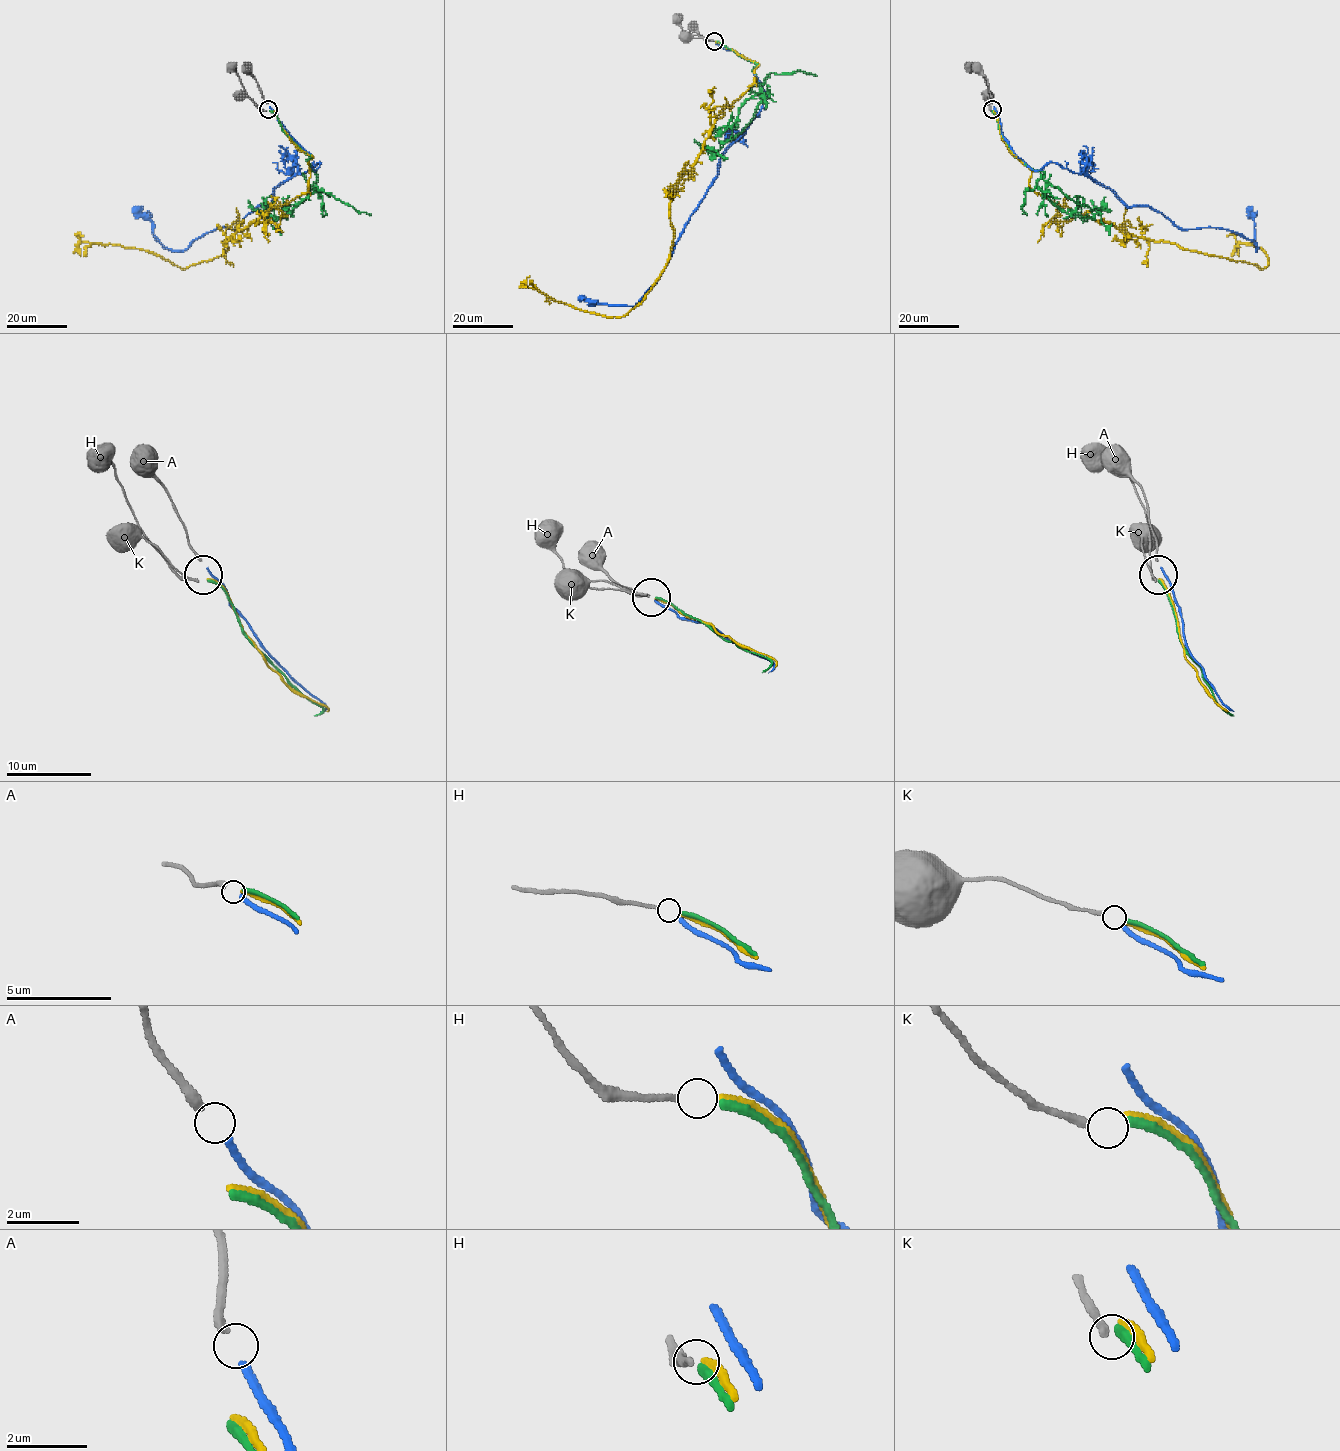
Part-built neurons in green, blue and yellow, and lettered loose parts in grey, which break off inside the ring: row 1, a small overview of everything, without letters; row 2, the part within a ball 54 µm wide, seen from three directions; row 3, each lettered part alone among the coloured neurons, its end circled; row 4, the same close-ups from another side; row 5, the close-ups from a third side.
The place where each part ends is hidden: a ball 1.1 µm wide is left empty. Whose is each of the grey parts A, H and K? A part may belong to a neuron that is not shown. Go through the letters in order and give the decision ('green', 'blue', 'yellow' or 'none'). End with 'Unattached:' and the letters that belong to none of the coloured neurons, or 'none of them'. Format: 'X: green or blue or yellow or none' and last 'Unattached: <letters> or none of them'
A: blue
H: green
K: none
Unattached: K

